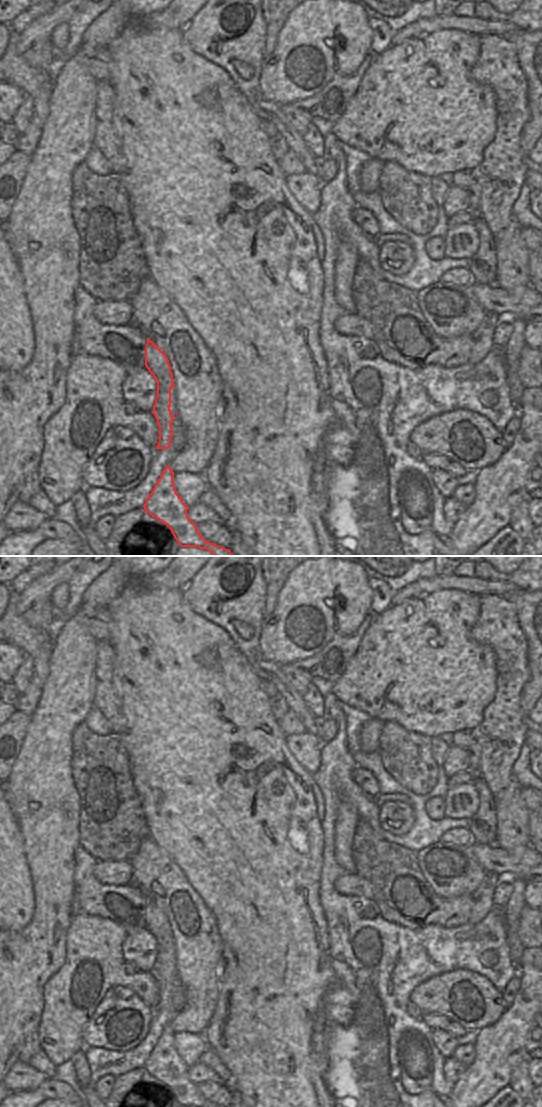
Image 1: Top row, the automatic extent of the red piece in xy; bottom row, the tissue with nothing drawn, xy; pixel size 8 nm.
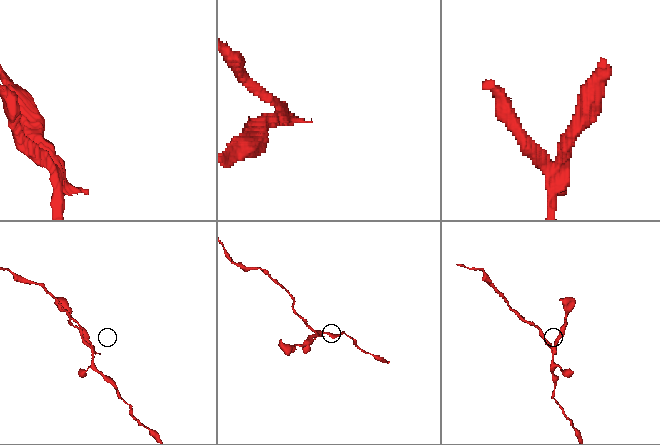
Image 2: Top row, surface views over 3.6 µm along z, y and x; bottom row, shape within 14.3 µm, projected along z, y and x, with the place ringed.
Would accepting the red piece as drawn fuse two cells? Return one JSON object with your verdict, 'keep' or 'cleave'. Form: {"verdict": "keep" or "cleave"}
{"verdict": "cleave"}

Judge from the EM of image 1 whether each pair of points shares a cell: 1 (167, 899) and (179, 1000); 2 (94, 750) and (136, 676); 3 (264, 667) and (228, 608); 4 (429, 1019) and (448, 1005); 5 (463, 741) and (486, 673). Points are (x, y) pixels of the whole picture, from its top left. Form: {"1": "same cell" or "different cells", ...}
{"1": "different cells", "2": "different cells", "3": "same cell", "4": "different cells", "5": "different cells"}

